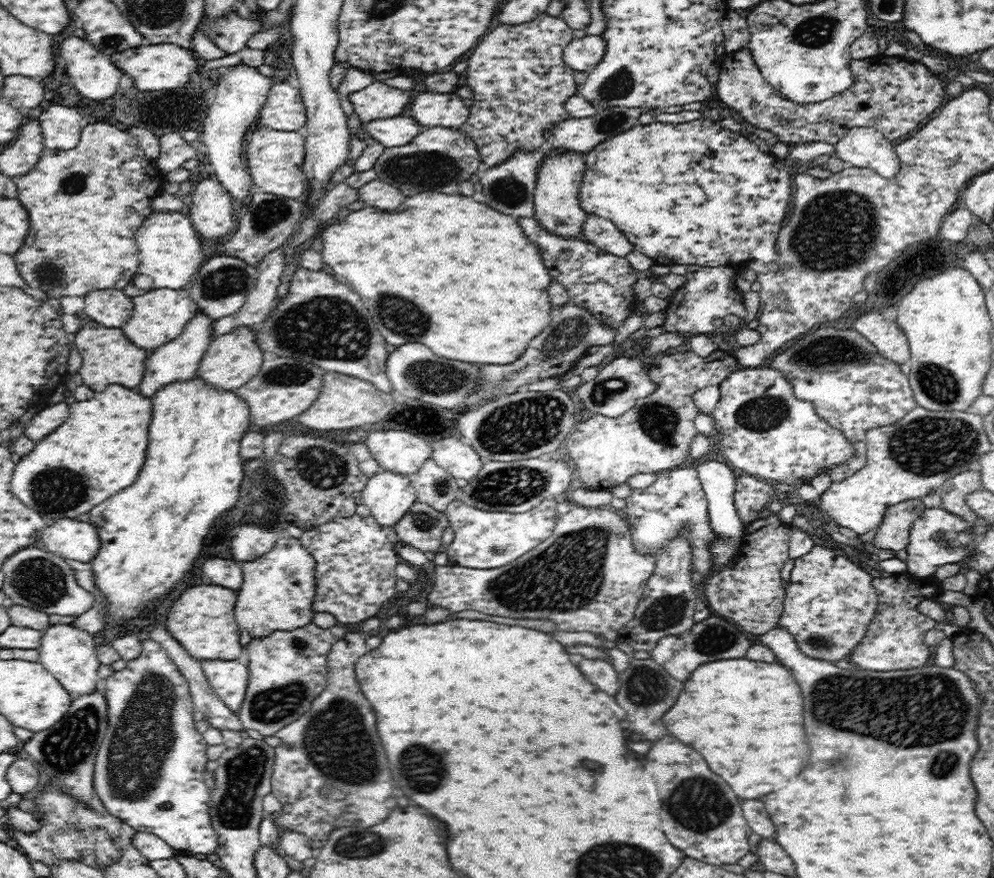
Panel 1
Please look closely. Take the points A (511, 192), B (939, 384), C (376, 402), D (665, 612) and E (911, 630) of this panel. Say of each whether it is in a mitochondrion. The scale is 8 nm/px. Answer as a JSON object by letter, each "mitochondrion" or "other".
{"A":"mitochondrion","B":"mitochondrion","C":"other","D":"mitochondrion","E":"other"}

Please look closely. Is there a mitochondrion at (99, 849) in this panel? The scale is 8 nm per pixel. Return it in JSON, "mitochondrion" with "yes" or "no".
{"mitochondrion":"yes"}

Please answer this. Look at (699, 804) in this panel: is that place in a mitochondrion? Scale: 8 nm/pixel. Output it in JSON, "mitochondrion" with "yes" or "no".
{"mitochondrion":"yes"}

